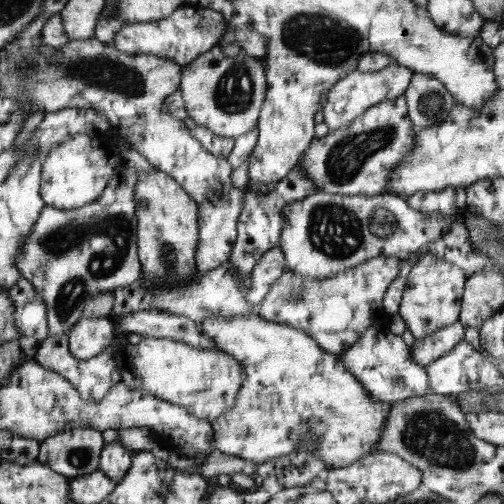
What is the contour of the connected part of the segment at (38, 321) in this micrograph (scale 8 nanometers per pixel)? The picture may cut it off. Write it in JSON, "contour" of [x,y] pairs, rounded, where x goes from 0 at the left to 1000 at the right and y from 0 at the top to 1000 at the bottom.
{"contour":[[[48,550],[16,573],[32,605],[30,643],[42,653],[42,665],[85,679],[95,671],[93,607],[67,565]]]}

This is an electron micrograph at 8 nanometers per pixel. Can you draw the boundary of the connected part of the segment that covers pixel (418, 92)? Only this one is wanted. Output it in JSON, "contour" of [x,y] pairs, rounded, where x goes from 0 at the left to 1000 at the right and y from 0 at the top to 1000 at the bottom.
{"contour":[[[851,145],[821,147],[802,188],[825,262],[883,242],[905,204],[881,161]]]}

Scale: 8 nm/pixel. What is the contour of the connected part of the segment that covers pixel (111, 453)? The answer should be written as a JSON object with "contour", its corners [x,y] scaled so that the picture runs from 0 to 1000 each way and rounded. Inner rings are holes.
{"contour":[[[238,873],[208,879],[196,909],[196,933],[206,937],[226,960],[238,960],[262,925],[262,899]]]}

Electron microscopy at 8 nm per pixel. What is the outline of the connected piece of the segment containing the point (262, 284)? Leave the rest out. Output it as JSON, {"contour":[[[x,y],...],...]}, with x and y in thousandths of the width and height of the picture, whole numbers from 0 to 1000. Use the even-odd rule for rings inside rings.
{"contour":[[[548,486],[520,506],[498,540],[502,563],[486,581],[486,593],[512,607],[534,583],[536,569],[548,562],[567,536],[565,502]]]}

